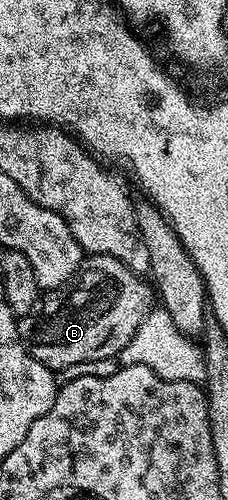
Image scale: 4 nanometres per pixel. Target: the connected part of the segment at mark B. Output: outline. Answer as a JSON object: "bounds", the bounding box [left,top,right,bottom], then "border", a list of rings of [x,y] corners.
{"bounds":[19,255,154,373],"border":[[[88,255],[69,283],[64,283],[57,291],[47,292],[36,304],[36,308],[19,320],[20,340],[35,359],[42,361],[42,365],[49,367],[53,373],[58,373],[70,365],[116,359],[130,337],[138,333],[138,325],[142,325],[152,310],[154,291],[141,276],[109,255]]]}

